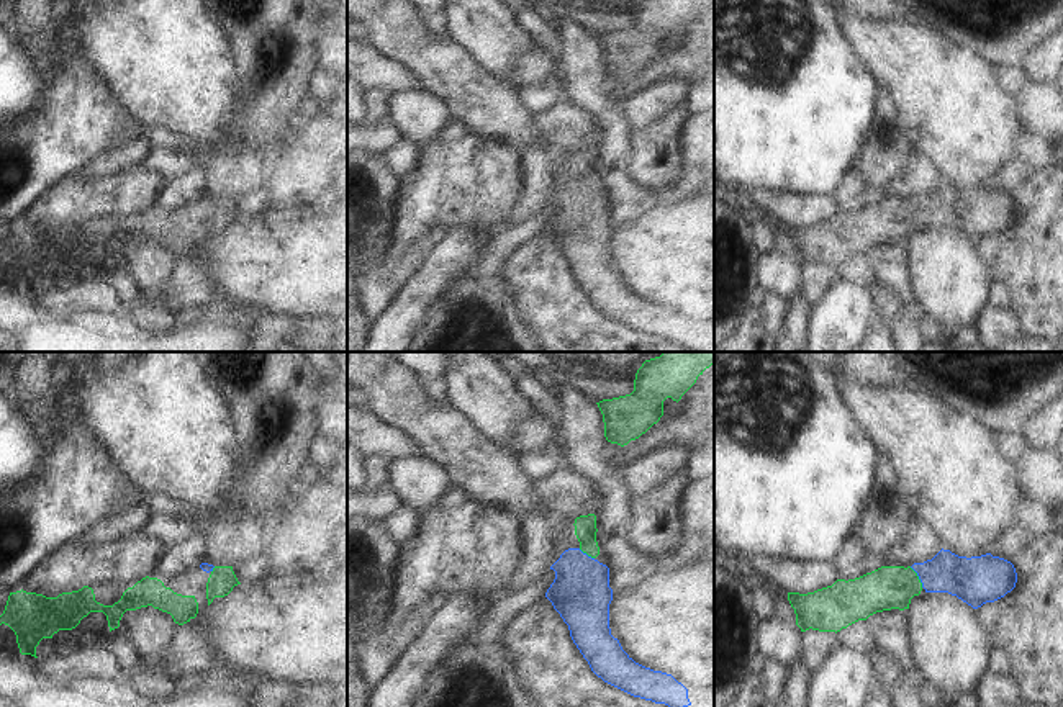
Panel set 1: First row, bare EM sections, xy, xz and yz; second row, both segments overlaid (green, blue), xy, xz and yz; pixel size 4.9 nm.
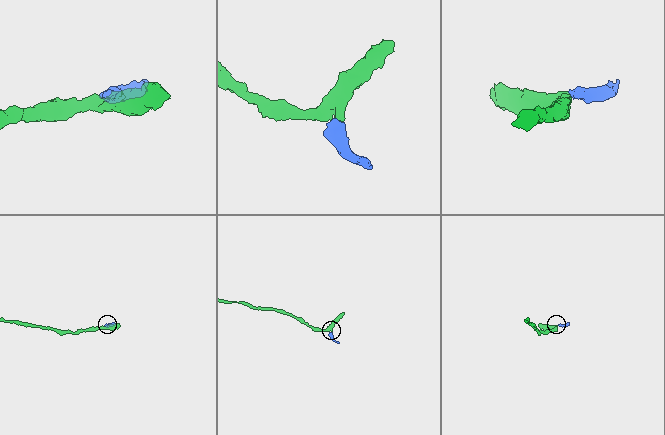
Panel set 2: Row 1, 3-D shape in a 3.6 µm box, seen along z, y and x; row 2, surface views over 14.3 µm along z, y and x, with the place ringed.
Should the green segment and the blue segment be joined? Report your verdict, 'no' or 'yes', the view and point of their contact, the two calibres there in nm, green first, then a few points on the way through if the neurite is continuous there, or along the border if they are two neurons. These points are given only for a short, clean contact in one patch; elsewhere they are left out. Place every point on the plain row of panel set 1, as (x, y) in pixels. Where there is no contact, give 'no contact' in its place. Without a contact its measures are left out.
yes; contact yz (918, 210); calibres 220 and 200 nm; way yz (886, 221), (918, 210), (967, 211)

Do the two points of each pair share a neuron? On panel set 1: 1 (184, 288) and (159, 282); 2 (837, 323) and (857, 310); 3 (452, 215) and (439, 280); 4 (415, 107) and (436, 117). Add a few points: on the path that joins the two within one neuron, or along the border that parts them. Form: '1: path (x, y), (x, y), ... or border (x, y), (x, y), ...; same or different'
1: border (177, 259), (166, 298), (158, 292), (140, 292); different
2: path (842, 318), (852, 310); same
3: border (452, 228), (479, 234), (479, 252), (464, 267); different
4: path (420, 112), (431, 115); same

